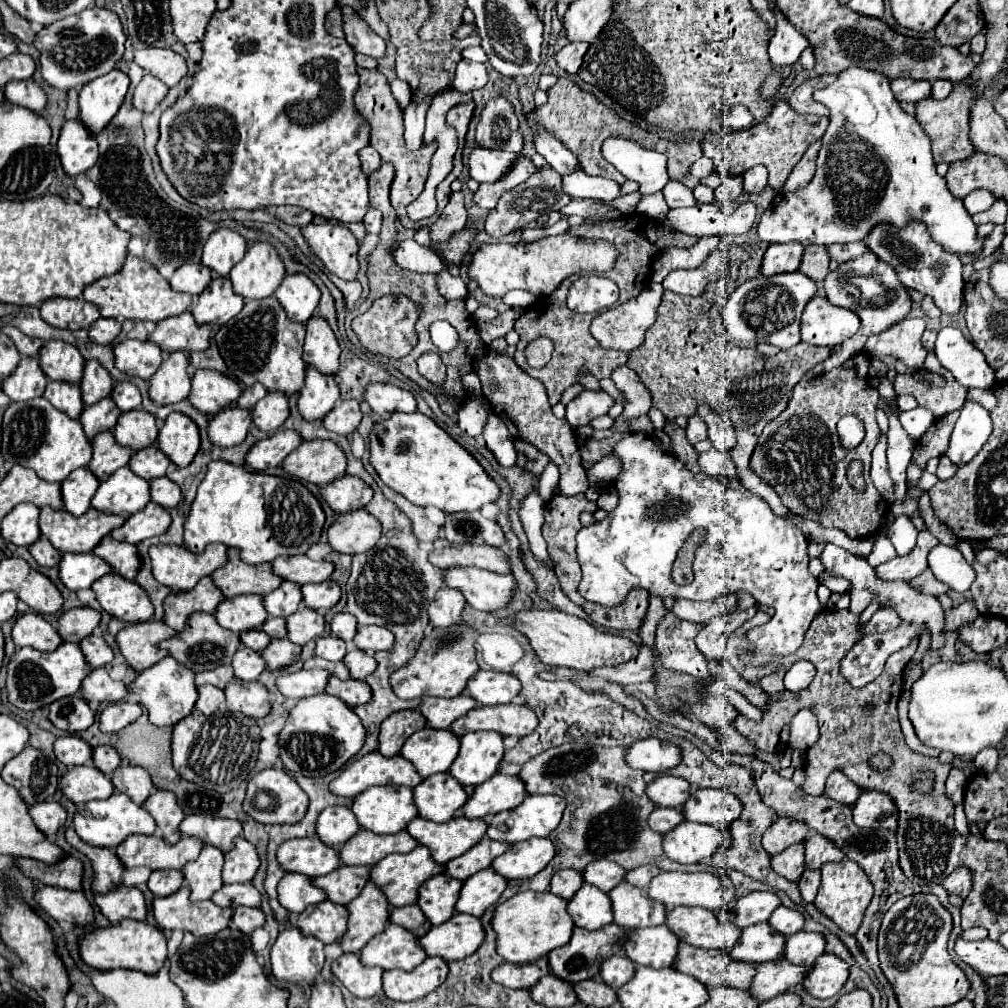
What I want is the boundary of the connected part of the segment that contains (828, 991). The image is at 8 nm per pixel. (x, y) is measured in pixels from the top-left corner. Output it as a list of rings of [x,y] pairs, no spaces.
[[[822,954],[806,972],[802,986],[814,998],[832,998],[848,980],[848,964],[834,954]]]

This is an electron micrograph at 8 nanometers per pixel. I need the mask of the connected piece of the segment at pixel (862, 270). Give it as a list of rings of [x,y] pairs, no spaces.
[[[870,252],[862,254],[860,258],[838,264],[838,268],[832,270],[824,278],[822,290],[824,290],[824,296],[834,306],[842,306],[842,308],[848,308],[848,310],[856,312],[862,322],[860,322],[858,334],[854,334],[854,338],[842,342],[842,346],[834,348],[828,360],[824,360],[822,364],[816,364],[808,372],[810,376],[818,376],[818,374],[824,374],[824,372],[830,372],[836,366],[842,366],[842,362],[846,362],[854,354],[862,352],[862,348],[866,344],[866,338],[870,338],[874,334],[880,334],[882,330],[886,330],[886,326],[892,326],[892,322],[900,322],[910,312],[910,296],[906,294],[906,288],[898,282],[898,276],[894,274],[894,270],[890,270],[890,266],[886,266],[884,262],[878,262],[878,258],[874,258],[874,254],[870,254]]]

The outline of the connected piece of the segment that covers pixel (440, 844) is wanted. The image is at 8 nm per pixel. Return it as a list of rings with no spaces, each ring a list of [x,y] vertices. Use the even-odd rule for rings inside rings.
[[[414,818],[406,832],[422,846],[430,850],[430,856],[438,864],[446,864],[452,858],[462,856],[470,850],[486,832],[484,820],[468,820],[468,818],[452,818],[446,824],[434,824],[424,818]]]

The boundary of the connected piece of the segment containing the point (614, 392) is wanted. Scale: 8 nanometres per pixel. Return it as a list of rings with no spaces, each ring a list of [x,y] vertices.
[[[604,378],[604,380],[600,380],[600,388],[602,388],[604,392],[608,392],[608,394],[614,398],[614,402],[618,402],[618,404],[624,404],[624,400],[622,400],[622,394],[618,392],[618,388],[614,386],[614,382],[612,382],[610,378]]]

